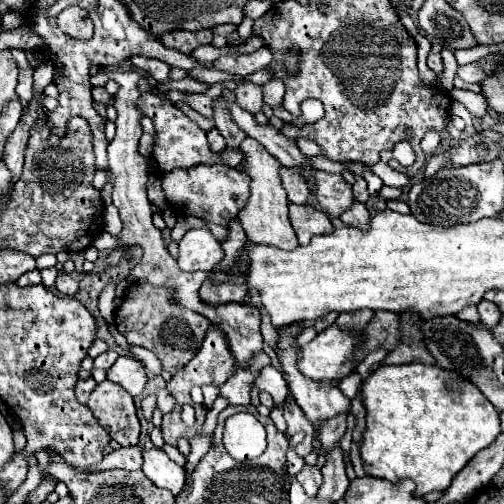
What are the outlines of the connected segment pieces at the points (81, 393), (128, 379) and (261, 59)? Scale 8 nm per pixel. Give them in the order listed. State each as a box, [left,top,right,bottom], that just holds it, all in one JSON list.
[[75,378,97,404],[107,356,147,396],[213,46,271,76]]

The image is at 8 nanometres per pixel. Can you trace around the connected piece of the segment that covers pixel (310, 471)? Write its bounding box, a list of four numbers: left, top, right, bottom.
[295,464,323,496]

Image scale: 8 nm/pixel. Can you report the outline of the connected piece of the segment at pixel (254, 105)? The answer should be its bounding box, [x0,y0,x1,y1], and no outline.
[235,84,263,114]

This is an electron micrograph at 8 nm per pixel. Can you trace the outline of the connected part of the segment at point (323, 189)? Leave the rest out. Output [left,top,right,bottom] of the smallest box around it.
[311,172,353,216]

